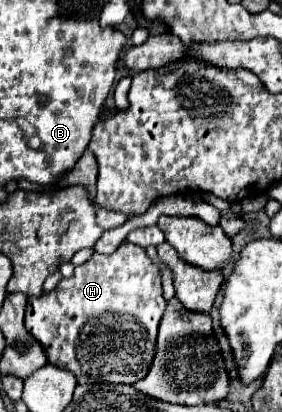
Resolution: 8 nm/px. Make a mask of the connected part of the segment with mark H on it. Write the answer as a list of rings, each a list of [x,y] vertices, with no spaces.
[[[125,240],[113,254],[95,252],[85,264],[75,266],[73,276],[63,278],[55,290],[41,294],[41,298],[29,298],[25,326],[45,346],[49,364],[71,372],[79,384],[133,384],[145,376],[153,360],[157,326],[165,306],[159,268],[147,258],[145,248]]]

